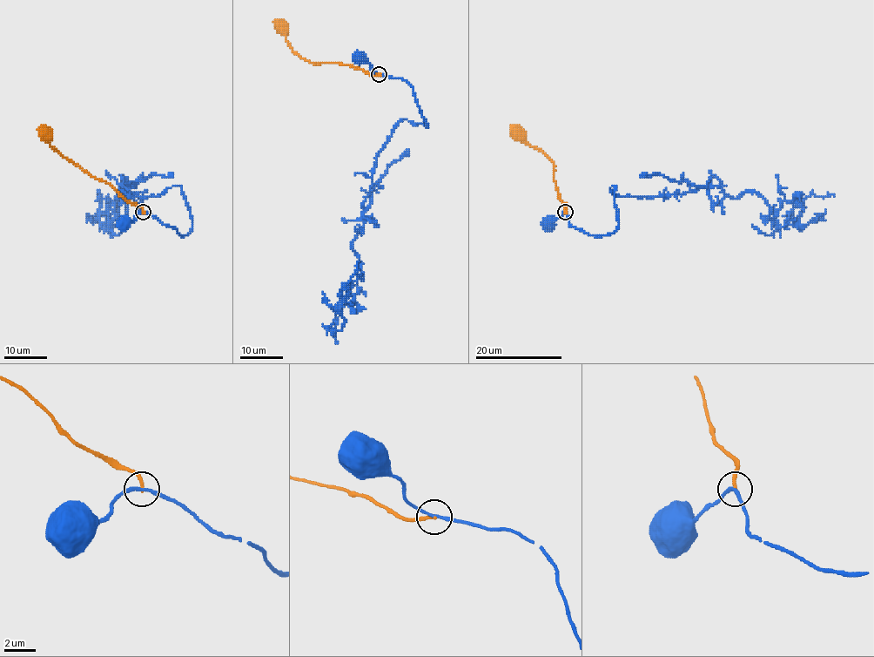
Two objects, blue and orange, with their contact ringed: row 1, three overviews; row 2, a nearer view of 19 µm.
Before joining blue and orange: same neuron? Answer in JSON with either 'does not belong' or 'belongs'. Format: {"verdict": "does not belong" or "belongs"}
{"verdict": "does not belong"}

